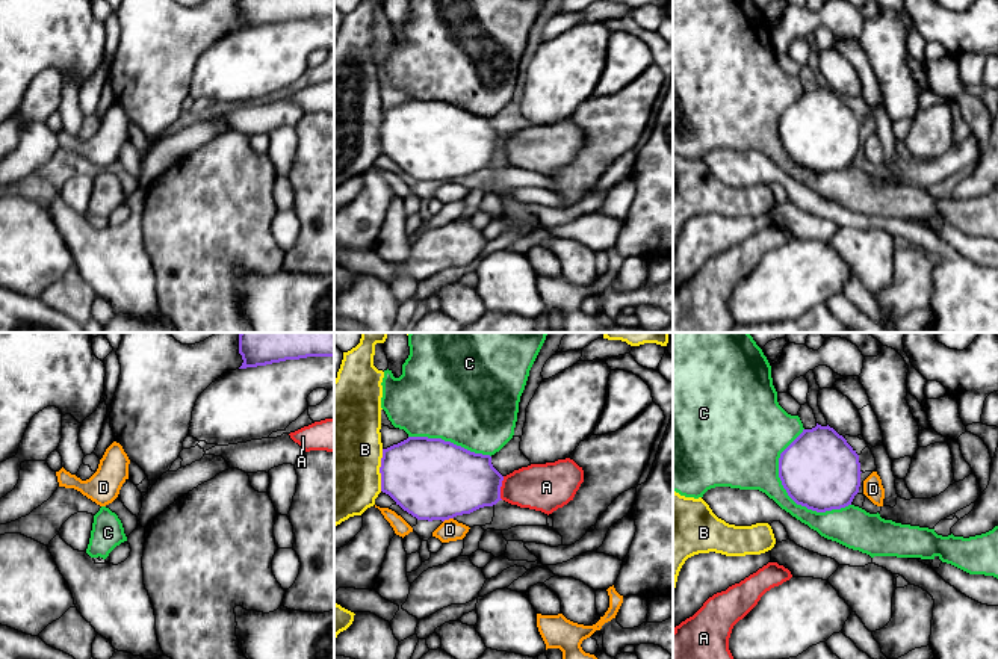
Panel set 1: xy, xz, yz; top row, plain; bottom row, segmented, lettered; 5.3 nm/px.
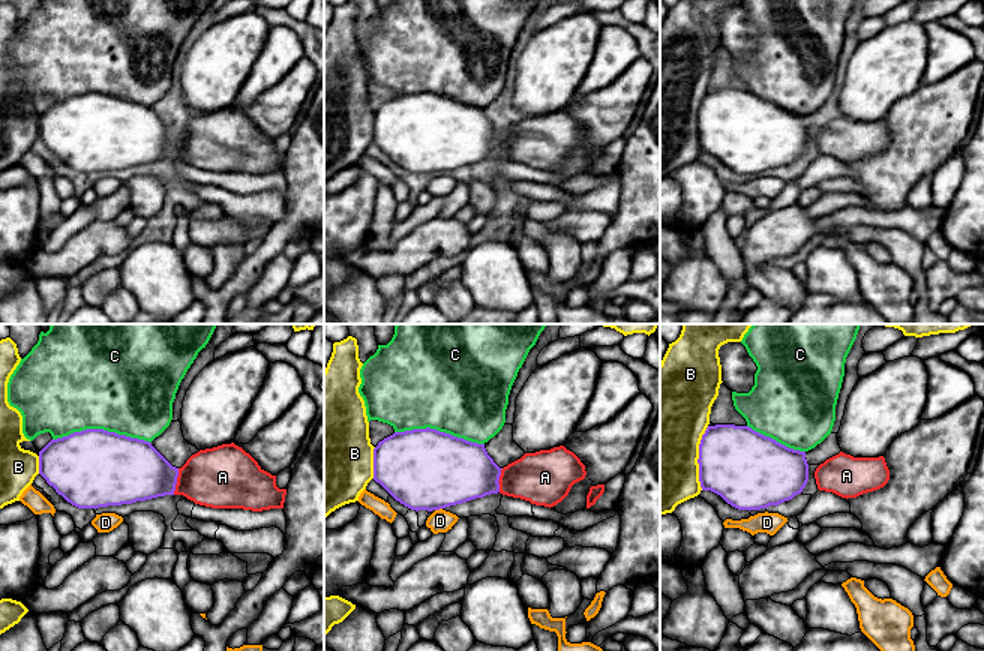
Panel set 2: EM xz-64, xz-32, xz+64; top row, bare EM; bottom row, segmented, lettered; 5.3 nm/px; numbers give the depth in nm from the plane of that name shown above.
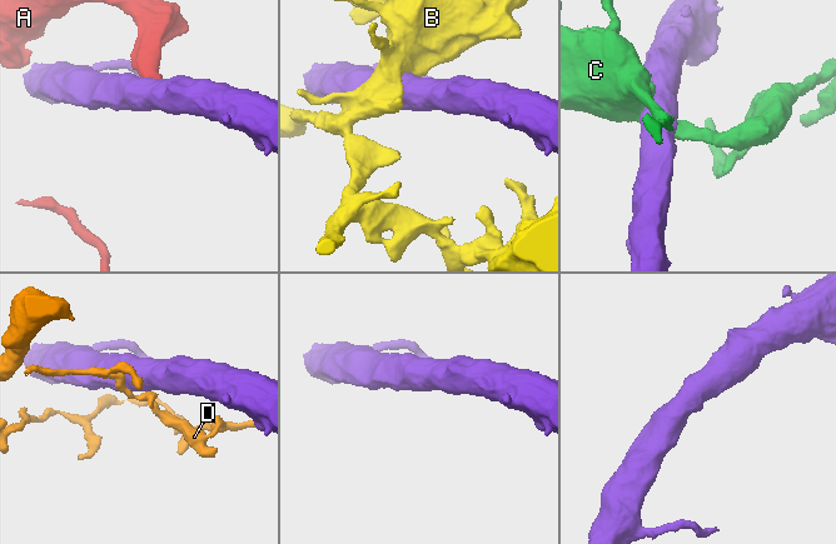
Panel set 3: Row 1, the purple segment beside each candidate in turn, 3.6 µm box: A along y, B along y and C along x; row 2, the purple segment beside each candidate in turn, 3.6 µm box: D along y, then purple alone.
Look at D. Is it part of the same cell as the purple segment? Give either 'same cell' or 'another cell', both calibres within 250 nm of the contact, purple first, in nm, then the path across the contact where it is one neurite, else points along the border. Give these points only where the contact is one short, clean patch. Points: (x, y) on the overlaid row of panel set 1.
another cell; calibres 440 and 110 nm; border xz (452, 517), (443, 522)

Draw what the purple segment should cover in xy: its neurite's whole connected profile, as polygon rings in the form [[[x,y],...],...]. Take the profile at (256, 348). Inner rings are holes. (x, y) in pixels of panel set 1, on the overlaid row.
[[[240,333],[239,354],[243,360],[239,369],[307,357],[334,357],[334,333]]]

